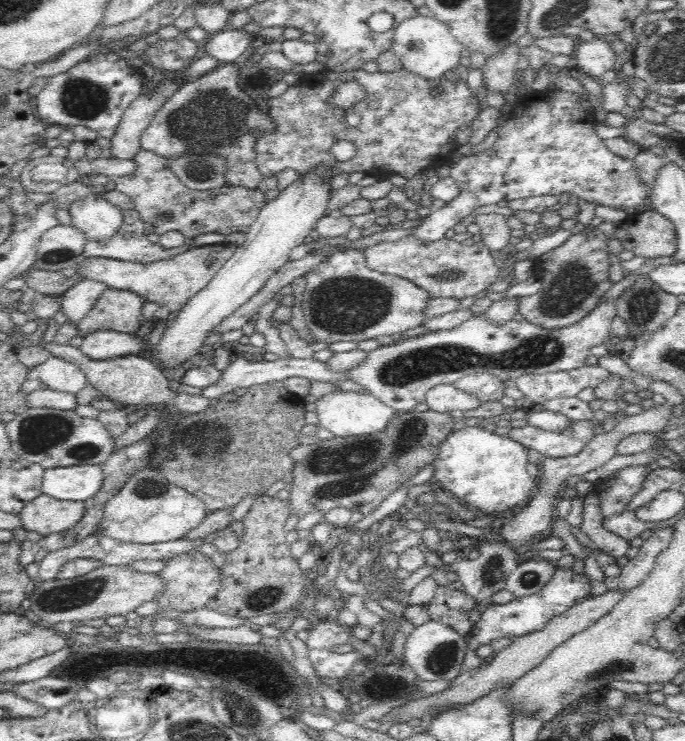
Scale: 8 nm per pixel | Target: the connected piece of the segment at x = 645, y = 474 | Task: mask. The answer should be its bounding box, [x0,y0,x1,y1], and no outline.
[586,465,658,528]

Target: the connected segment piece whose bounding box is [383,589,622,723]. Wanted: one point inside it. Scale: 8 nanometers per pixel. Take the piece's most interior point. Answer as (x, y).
(525, 652)

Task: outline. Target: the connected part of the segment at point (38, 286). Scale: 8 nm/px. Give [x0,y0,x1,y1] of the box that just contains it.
[24,269,80,296]

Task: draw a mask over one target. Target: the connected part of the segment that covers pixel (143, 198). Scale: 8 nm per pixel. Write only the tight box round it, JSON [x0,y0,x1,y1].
[111,150,267,238]

